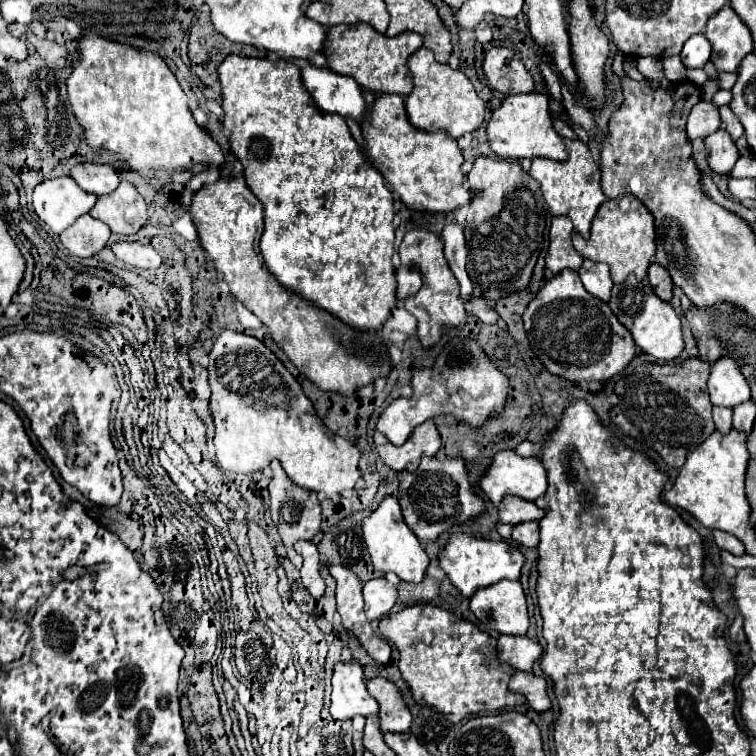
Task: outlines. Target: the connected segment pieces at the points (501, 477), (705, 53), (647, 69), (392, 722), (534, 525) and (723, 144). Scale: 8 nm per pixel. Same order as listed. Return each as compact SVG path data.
M514 450L498 452L480 478L480 488L494 506L498 506L506 494L534 502L546 492L546 486L542 462L534 456L520 458Z
M698 34L698 36L688 38L688 42L682 48L680 58L686 68L704 68L704 64L710 60L710 50L712 46L708 38L704 38L704 34Z
M638 58L636 60L636 68L640 70L640 74L644 78L650 78L650 80L658 80L664 76L662 72L662 60L660 58Z
M372 678L366 682L368 692L380 704L380 730L382 732L402 732L402 728L410 728L412 714L402 700L398 688L386 678Z
M524 522L524 524L512 528L512 540L524 548L536 548L538 540L540 540L538 534L540 534L538 522Z
M718 130L716 134L710 134L704 142L706 142L710 168L716 174L728 174L736 164L736 158L740 158L736 144L732 142L732 138L728 138L728 132Z

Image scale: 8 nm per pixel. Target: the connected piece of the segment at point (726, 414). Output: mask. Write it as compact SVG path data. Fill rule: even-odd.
M714 406L714 422L722 434L728 434L728 430L732 430L732 410Z

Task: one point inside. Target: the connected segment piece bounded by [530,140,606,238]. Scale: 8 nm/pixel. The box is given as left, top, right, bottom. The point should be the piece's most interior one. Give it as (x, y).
(572, 188)

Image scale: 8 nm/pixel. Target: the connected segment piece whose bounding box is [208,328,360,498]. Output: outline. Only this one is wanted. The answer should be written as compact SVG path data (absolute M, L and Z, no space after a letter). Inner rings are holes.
M226 328L214 340L214 346L208 356L210 356L208 382L212 390L210 410L212 410L212 418L216 426L214 446L216 446L216 458L222 470L248 474L248 472L258 472L268 468L272 460L280 460L282 468L292 478L292 482L314 492L324 492L326 498L334 498L336 494L342 494L344 490L354 488L356 480L360 478L358 448L346 438L332 434L324 426L324 422L316 416L312 402L302 392L302 386L298 384L298 380L260 340Z

